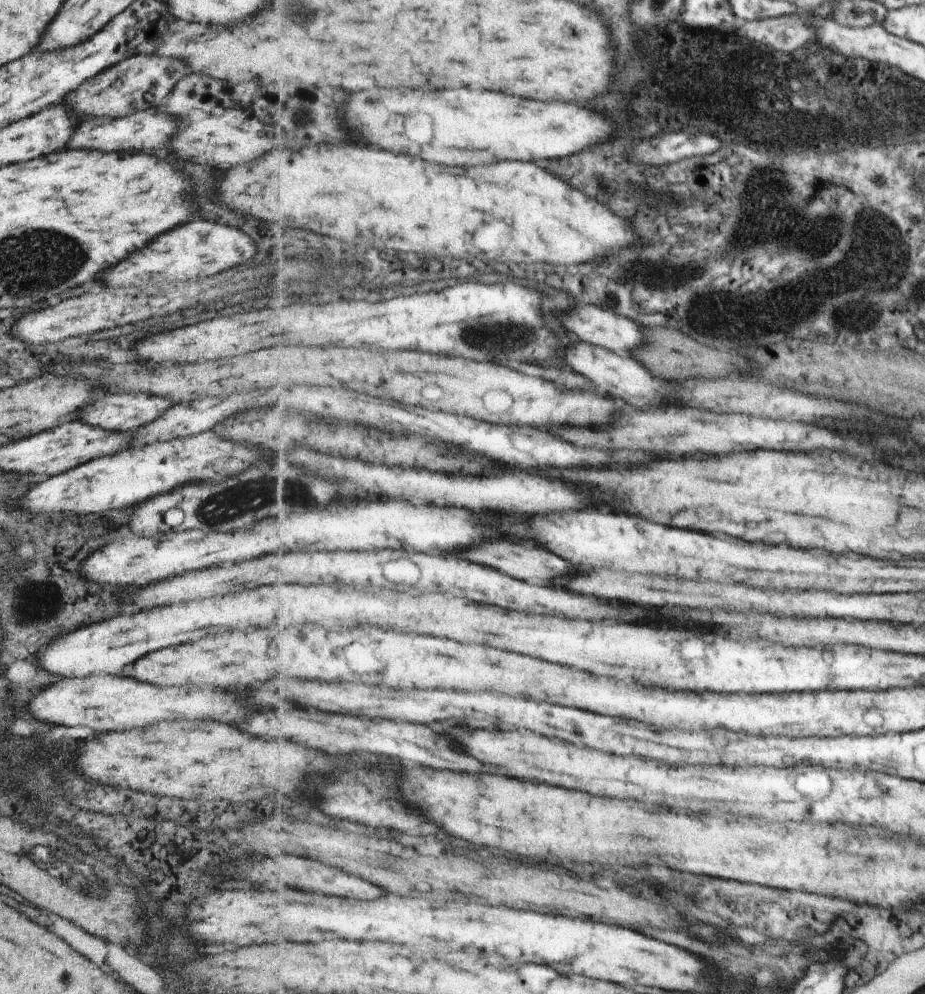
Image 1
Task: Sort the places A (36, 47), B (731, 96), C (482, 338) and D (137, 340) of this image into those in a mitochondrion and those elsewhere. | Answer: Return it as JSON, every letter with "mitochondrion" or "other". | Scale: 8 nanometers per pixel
{"A":"other","B":"other","C":"mitochondrion","D":"other"}

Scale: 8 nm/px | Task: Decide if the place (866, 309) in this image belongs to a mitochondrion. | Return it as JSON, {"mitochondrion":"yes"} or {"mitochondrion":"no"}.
{"mitochondrion":"yes"}

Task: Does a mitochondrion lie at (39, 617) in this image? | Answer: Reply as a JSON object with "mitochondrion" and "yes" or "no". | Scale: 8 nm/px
{"mitochondrion":"yes"}

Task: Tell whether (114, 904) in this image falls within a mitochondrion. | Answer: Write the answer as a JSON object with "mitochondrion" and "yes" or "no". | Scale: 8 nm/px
{"mitochondrion":"yes"}

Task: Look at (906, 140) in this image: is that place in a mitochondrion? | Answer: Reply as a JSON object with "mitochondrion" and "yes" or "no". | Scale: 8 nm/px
{"mitochondrion":"yes"}

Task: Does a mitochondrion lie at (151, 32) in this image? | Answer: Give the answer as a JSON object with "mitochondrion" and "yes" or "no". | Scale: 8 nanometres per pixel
{"mitochondrion":"no"}

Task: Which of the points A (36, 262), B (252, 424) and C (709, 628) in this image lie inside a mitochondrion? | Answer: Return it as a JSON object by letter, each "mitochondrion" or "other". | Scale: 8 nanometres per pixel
{"A":"mitochondrion","B":"other","C":"other"}

